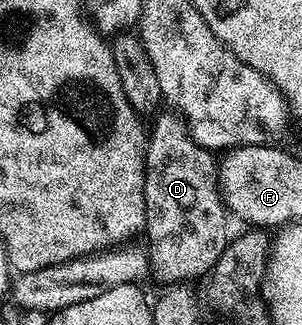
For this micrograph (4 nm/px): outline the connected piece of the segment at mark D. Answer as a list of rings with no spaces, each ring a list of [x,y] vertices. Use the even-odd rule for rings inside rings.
[[[167,112],[168,114],[157,113],[153,120],[152,126],[150,122],[150,133],[146,138],[144,147],[144,199],[146,200],[146,216],[144,217],[143,233],[148,234],[148,242],[146,241],[146,249],[150,255],[150,270],[156,278],[163,284],[184,284],[188,278],[196,278],[199,274],[207,275],[215,266],[216,261],[222,256],[222,252],[226,249],[230,241],[230,233],[228,234],[228,218],[229,211],[226,209],[220,187],[218,185],[218,158],[213,151],[207,150],[204,146],[198,145],[196,141],[189,135],[187,125],[182,121],[179,114],[175,112]]]

